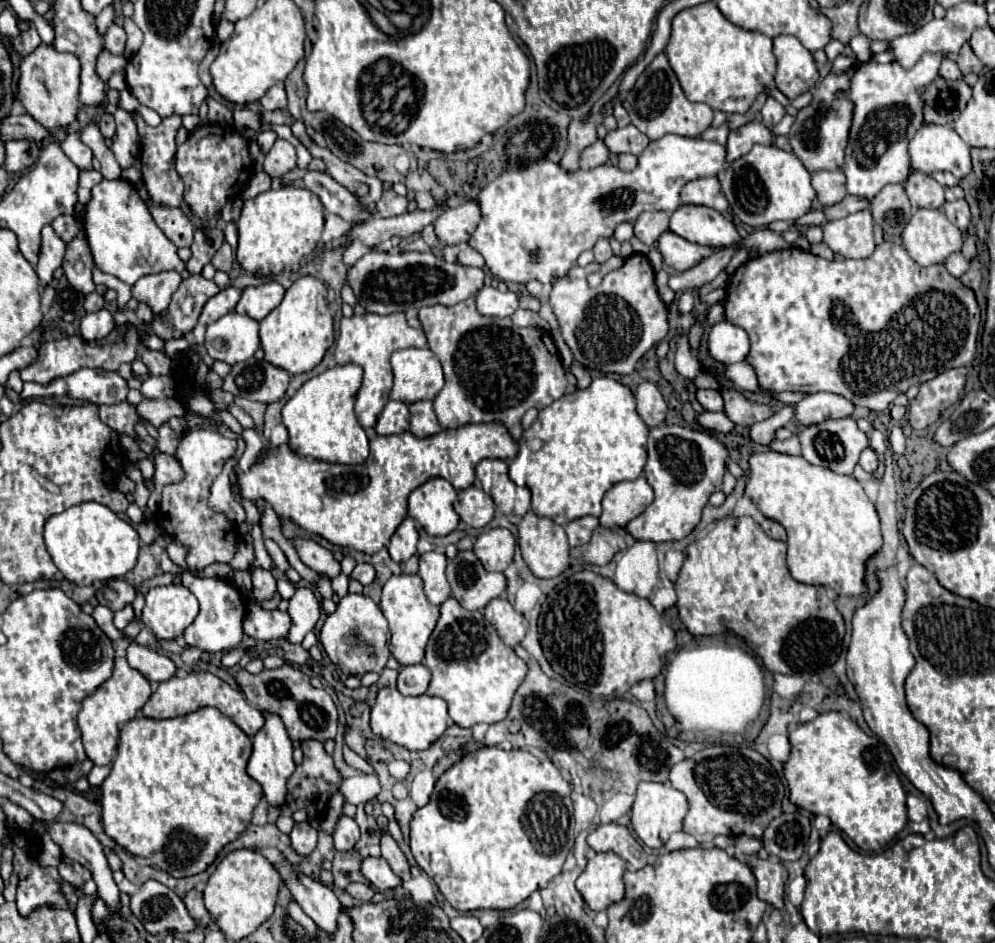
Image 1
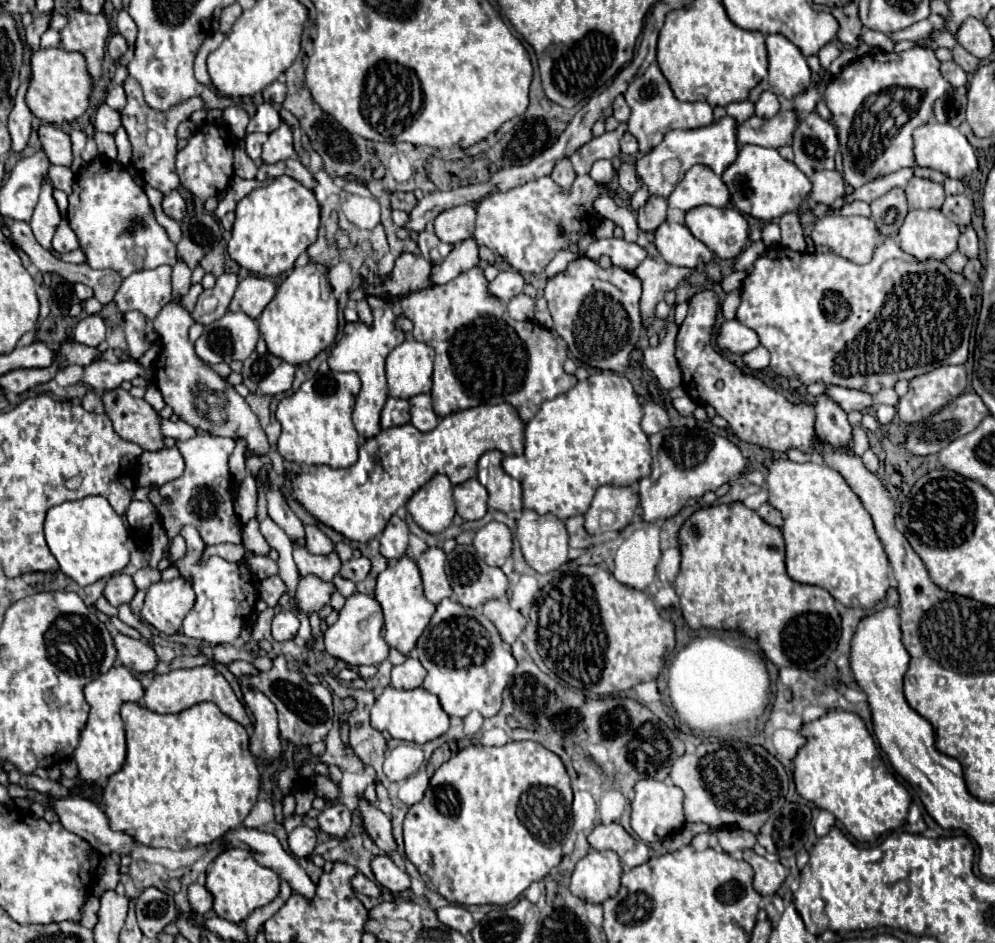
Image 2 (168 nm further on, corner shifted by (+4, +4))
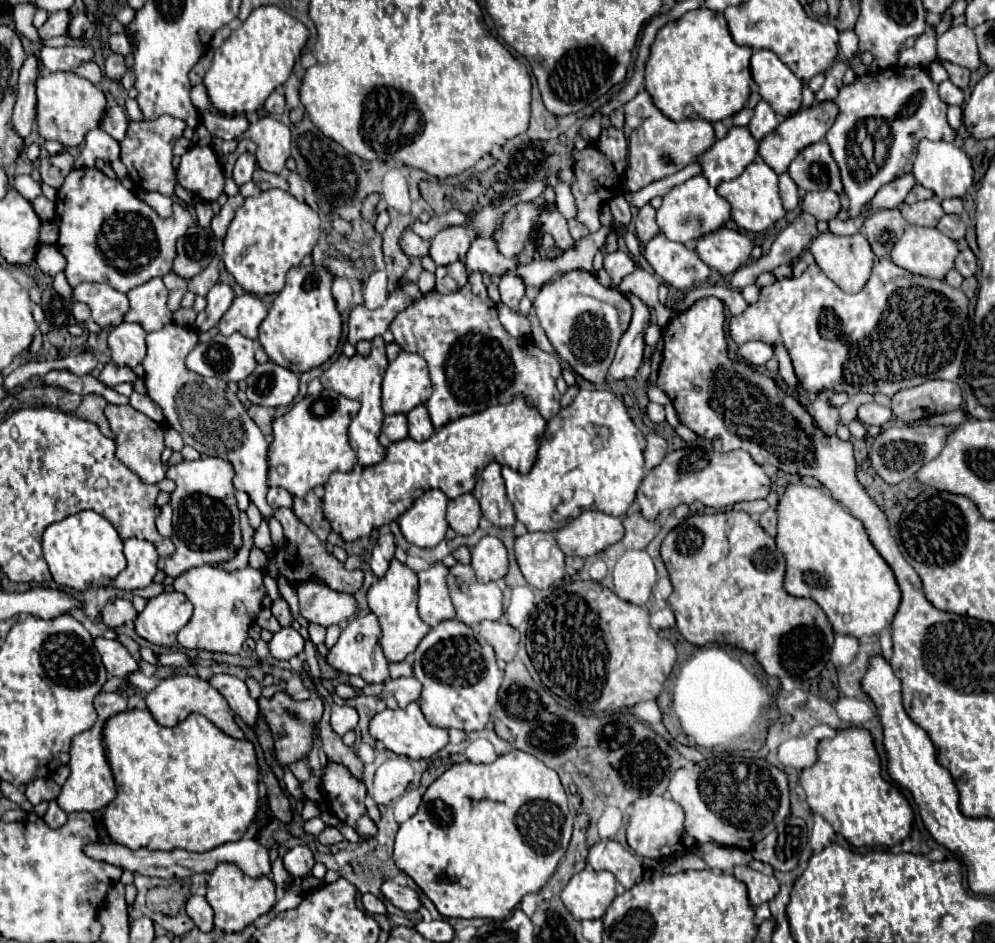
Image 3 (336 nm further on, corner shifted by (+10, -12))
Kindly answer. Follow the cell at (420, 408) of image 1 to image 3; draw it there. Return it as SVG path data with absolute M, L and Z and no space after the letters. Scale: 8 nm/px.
M416 406L406 416L408 416L408 426L410 426L410 438L414 438L416 442L422 442L432 436L434 426L432 426L430 416L424 406Z

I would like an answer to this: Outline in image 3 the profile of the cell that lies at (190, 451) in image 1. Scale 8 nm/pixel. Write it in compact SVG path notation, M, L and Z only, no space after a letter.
M202 456L200 460L184 460L176 466L166 468L166 478L176 484L172 492L172 528L174 528L174 544L176 554L160 562L160 570L168 576L180 576L182 572L202 566L202 564L218 564L232 560L242 546L240 522L238 522L238 506L234 498L234 468L230 462L222 458Z

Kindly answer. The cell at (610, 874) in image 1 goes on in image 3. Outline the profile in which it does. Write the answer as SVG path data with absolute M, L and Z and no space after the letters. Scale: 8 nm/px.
M586 866L574 874L568 886L562 890L562 902L576 920L602 918L606 908L626 888L616 880L612 872L594 870Z

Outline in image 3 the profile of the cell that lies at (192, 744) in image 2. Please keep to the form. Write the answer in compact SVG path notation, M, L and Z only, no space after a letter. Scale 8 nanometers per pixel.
M142 708L142 710L126 710L122 714L116 714L116 716L110 716L102 728L102 742L104 742L104 750L106 750L106 760L112 768L112 774L114 774L114 780L116 780L116 790L118 790L118 796L106 806L106 812L104 812L104 826L110 834L110 838L118 844L124 844L132 850L136 848L148 848L148 850L174 850L174 848L182 848L182 850L188 850L188 852L206 852L206 850L212 850L220 844L226 844L226 842L234 842L234 840L240 840L248 828L248 824L254 820L254 814L258 810L258 781L259 781L259 768L258 762L256 762L256 752L254 752L254 746L252 742L248 740L236 740L232 736L226 736L222 730L218 730L208 718L200 716L200 714L190 714L184 722L176 724L174 728L166 728L166 726L160 726L148 708Z

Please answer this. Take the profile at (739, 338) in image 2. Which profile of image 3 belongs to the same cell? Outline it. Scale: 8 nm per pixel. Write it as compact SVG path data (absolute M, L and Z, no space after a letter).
M746 342L740 346L738 352L746 362L754 366L764 366L774 356L774 348L764 342Z

